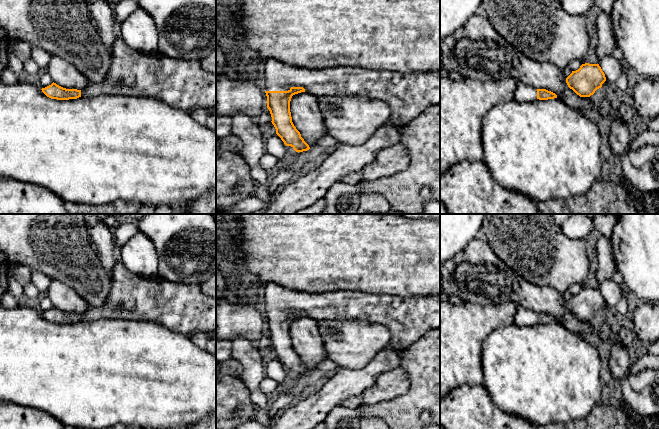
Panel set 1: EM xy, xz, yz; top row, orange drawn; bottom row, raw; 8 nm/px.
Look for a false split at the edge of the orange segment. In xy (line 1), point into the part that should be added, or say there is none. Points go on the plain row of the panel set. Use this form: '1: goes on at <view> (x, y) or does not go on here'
1: goes on at xy (182, 308)

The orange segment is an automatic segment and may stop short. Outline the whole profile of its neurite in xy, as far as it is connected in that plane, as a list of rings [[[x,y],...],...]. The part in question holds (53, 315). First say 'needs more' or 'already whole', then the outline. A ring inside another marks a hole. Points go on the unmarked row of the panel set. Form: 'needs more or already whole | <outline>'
needs more | [[[120,260],[115,265],[112,276],[111,291],[103,307],[89,307],[85,313],[77,314],[66,313],[53,306],[42,312],[42,316],[47,321],[57,324],[102,318],[155,321],[164,325],[168,330],[185,336],[196,332],[211,333],[216,331],[216,299],[205,295],[200,284],[174,283],[159,275],[141,276],[128,270]]]

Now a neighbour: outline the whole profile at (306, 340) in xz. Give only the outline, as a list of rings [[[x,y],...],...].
[[[307,316],[292,320],[290,325],[292,346],[304,365],[312,371],[327,359],[327,351],[318,330],[318,321]]]

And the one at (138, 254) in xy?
[[[137,232],[120,248],[118,258],[133,273],[145,277],[158,275],[155,245],[142,232]]]

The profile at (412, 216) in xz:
[[[394,214],[410,219],[440,219],[440,214]]]

